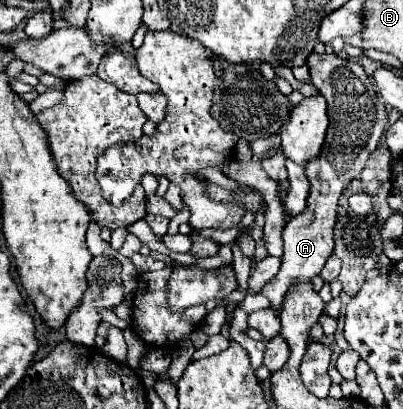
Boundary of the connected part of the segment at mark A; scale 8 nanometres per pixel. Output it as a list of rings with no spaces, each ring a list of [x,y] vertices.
[[[311,53],[309,55],[311,83],[327,99],[329,105],[329,131],[325,145],[317,161],[311,161],[305,171],[311,183],[311,193],[307,199],[307,209],[301,215],[295,215],[287,221],[283,229],[283,263],[279,273],[259,291],[271,301],[275,313],[281,311],[281,305],[297,281],[311,281],[317,277],[333,253],[333,225],[337,213],[337,201],[347,187],[347,183],[363,169],[367,157],[375,151],[385,125],[387,111],[379,101],[377,91],[363,71],[363,67],[351,59],[337,57],[335,53]]]

